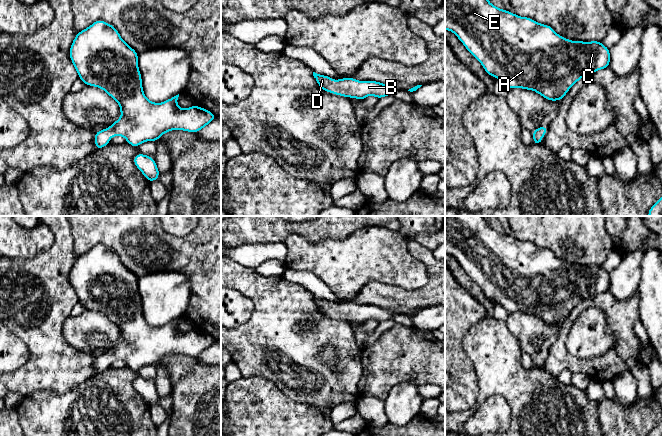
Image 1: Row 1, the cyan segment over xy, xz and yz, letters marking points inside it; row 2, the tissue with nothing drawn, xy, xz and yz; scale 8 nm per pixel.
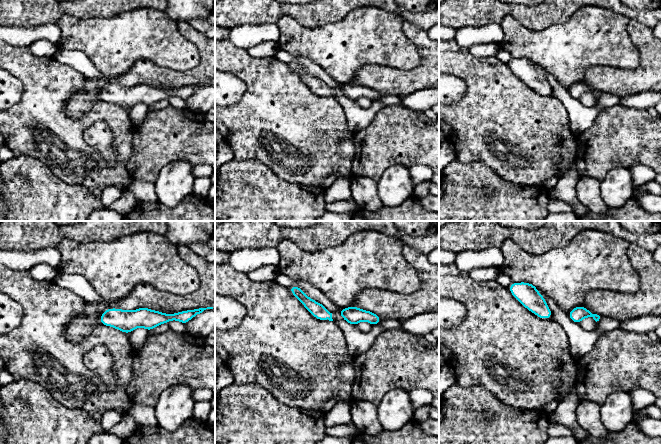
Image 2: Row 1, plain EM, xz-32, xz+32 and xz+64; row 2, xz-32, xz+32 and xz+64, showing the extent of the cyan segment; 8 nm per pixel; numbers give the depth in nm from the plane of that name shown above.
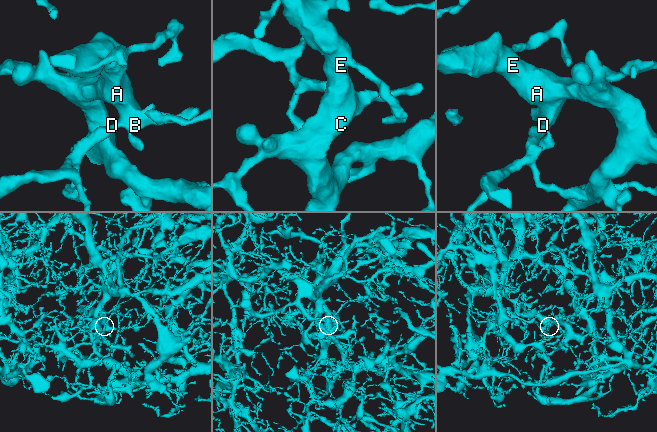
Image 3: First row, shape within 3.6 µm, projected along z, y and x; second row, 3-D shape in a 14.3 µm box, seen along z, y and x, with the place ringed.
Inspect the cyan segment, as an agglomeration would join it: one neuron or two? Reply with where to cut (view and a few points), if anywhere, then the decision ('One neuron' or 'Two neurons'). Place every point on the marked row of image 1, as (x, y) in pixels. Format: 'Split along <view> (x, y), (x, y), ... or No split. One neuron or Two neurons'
No split. One neuron

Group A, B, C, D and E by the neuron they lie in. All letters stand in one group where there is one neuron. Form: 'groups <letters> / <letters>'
groups A B C D E

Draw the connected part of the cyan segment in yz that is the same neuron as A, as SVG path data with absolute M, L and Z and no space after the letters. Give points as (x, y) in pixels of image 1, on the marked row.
M445 0L445 29L457 36L470 54L481 63L487 74L501 80L508 89L533 90L549 101L562 100L570 88L581 78L610 66L610 50L601 41L571 41L557 34L551 26L540 24L529 17L520 17L505 9L497 8L489 0Z

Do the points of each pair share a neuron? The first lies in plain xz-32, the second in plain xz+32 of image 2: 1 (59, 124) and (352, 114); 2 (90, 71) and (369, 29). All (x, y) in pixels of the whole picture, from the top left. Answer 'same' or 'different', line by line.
1: different
2: different

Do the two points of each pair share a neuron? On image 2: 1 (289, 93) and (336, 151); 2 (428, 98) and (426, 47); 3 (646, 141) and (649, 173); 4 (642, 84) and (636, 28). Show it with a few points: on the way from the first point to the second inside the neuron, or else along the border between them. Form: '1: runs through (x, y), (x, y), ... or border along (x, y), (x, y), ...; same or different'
1: runs through (292, 107), (322, 137); same
2: border along (428, 88), (416, 90), (405, 95); different
3: border along (650, 166), (633, 165), (629, 168); different
4: runs through (646, 70), (645, 42); same

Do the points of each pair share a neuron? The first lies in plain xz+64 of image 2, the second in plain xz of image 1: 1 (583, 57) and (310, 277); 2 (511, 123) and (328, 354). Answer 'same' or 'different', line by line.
1: different
2: different

